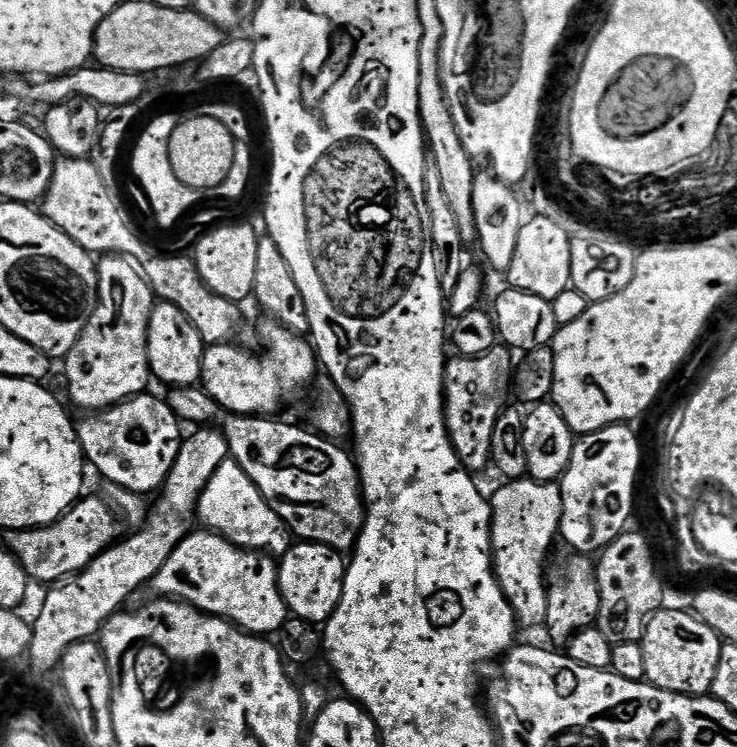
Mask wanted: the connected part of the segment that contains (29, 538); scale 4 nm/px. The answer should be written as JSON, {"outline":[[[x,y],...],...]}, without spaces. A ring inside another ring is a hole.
{"outline":[[[85,495],[76,501],[53,523],[45,528],[21,528],[7,533],[6,547],[19,564],[24,567],[29,581],[41,580],[44,586],[52,586],[76,575],[98,554],[111,547],[117,539],[117,513],[107,499]],[[113,512],[113,513],[112,513]]]}

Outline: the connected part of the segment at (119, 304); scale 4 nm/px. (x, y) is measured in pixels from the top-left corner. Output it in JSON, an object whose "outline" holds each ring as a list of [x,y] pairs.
{"outline":[[[104,254],[99,257],[96,266],[96,305],[90,314],[90,318],[86,322],[86,326],[82,330],[82,334],[78,338],[78,342],[74,342],[74,346],[63,357],[64,364],[64,380],[68,383],[68,396],[80,408],[88,408],[84,410],[99,410],[102,408],[112,408],[116,404],[121,404],[124,400],[129,400],[131,396],[138,396],[149,391],[148,380],[150,381],[150,373],[148,370],[148,319],[154,307],[154,293],[152,287],[148,284],[147,278],[143,271],[129,257],[118,256],[115,254]]]}

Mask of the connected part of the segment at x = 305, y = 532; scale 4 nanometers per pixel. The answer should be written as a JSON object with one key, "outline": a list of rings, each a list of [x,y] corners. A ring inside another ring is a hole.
{"outline":[[[228,414],[223,417],[222,431],[228,443],[228,455],[258,486],[262,498],[288,525],[293,537],[304,542],[325,544],[341,554],[351,553],[360,537],[364,525],[364,505],[360,490],[360,477],[356,470],[356,461],[340,449],[339,443],[333,442],[307,427],[299,428],[296,424],[283,424],[280,418],[262,416],[237,416]]]}

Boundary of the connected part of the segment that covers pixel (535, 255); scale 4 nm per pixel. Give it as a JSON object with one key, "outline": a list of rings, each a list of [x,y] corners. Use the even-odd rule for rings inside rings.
{"outline":[[[533,215],[525,219],[522,230],[516,236],[513,261],[506,273],[507,283],[511,287],[538,294],[538,298],[553,300],[562,294],[572,282],[570,278],[570,242],[572,237],[558,226],[558,222],[550,222],[550,218]]]}

